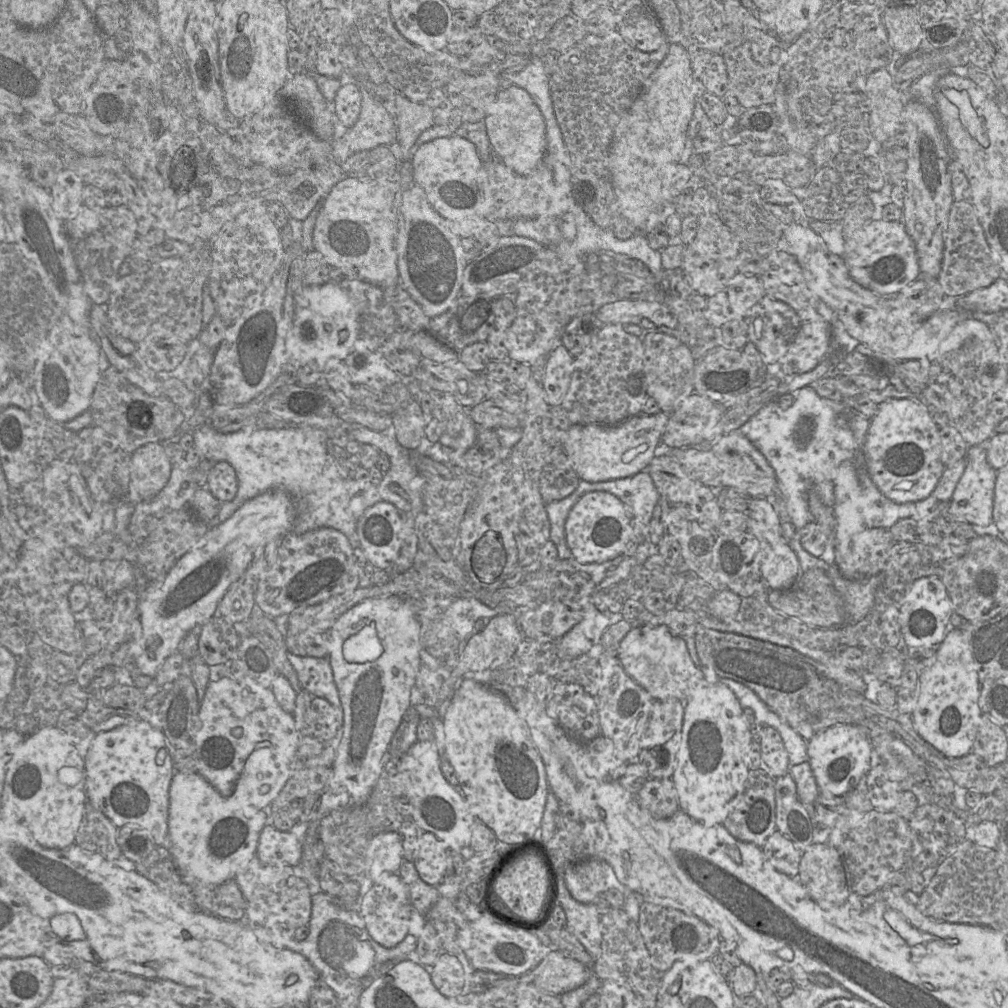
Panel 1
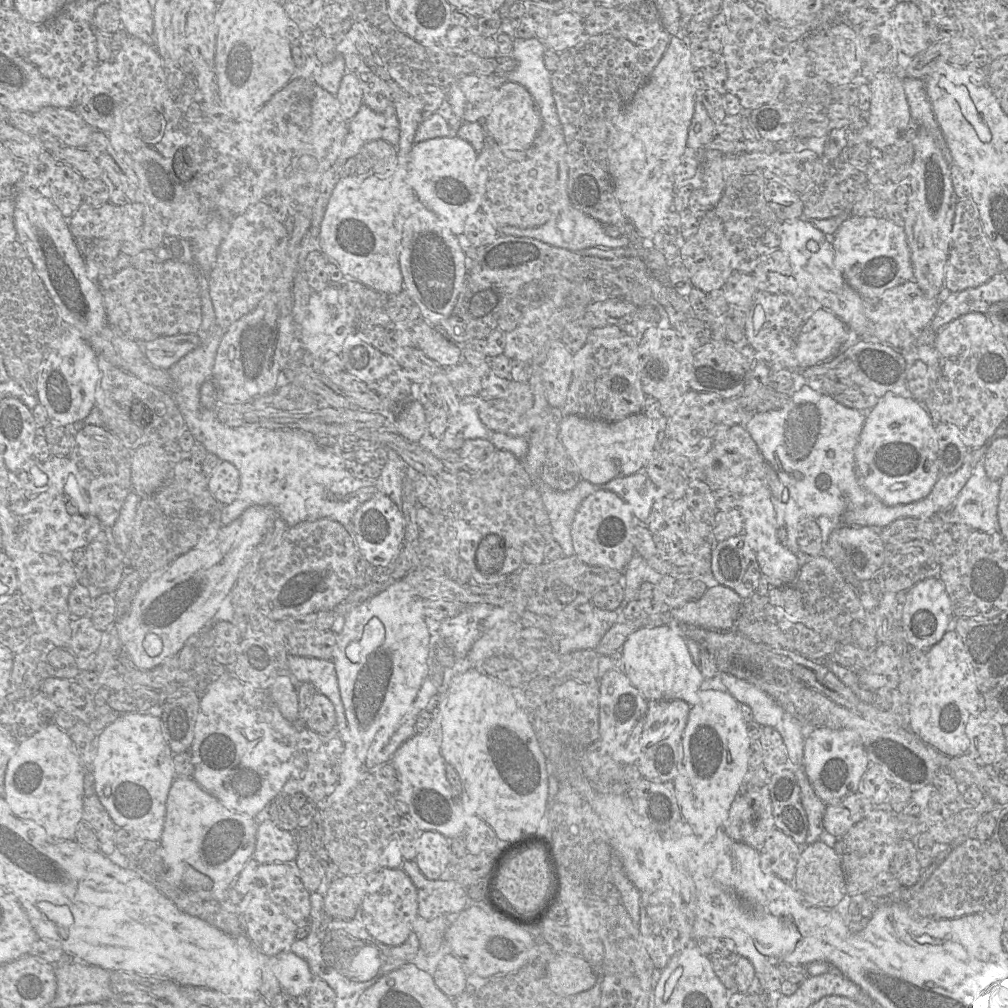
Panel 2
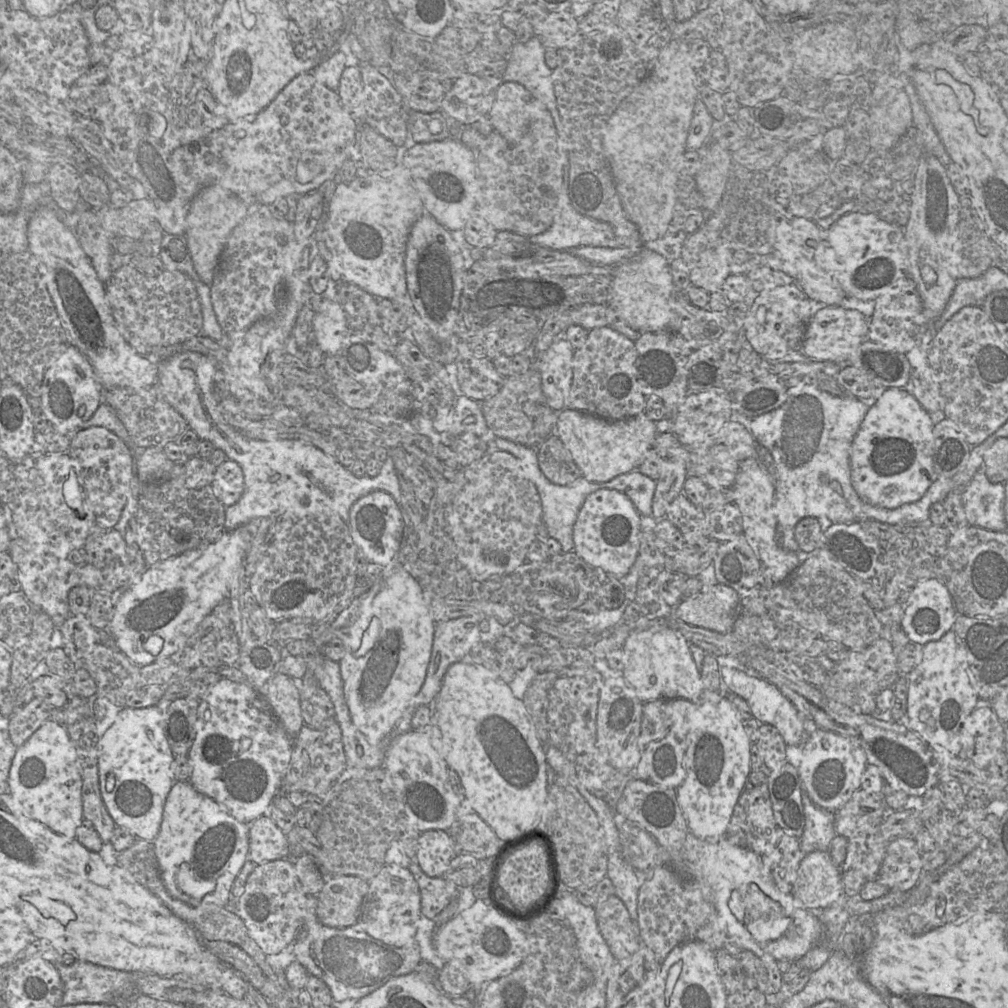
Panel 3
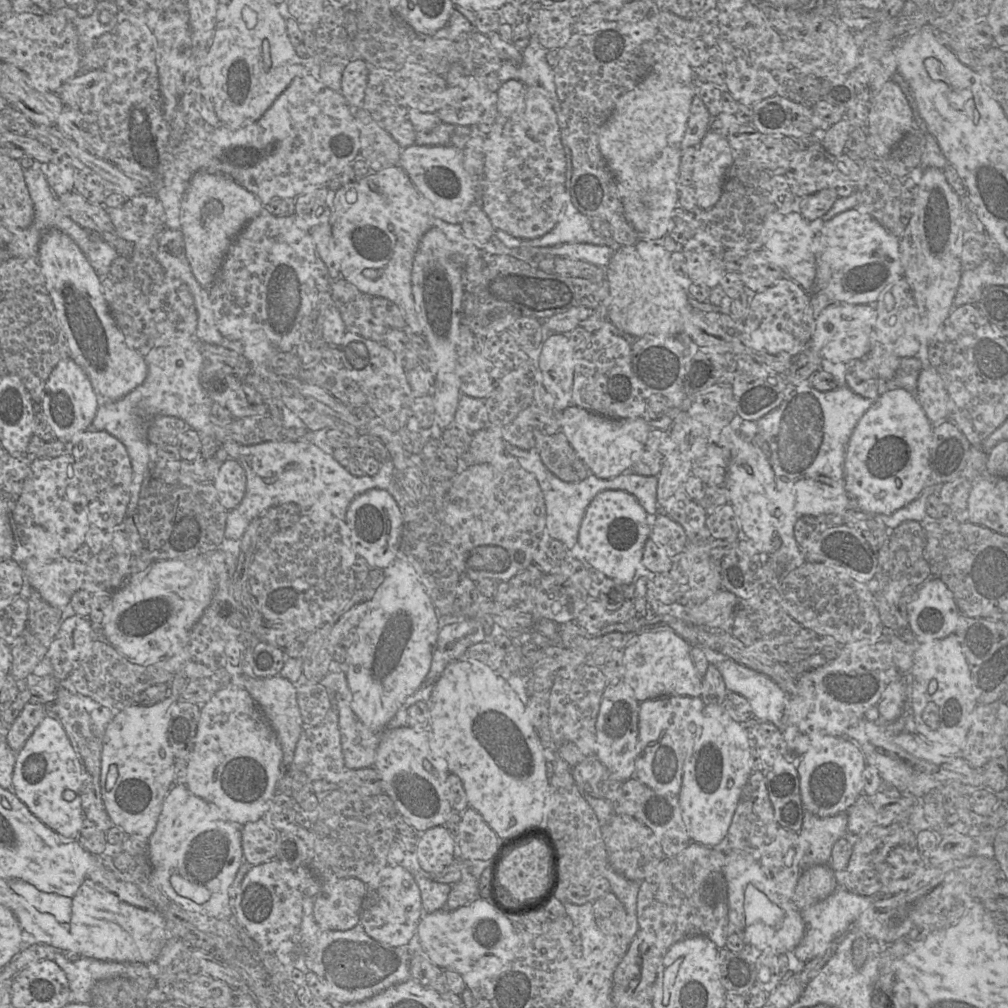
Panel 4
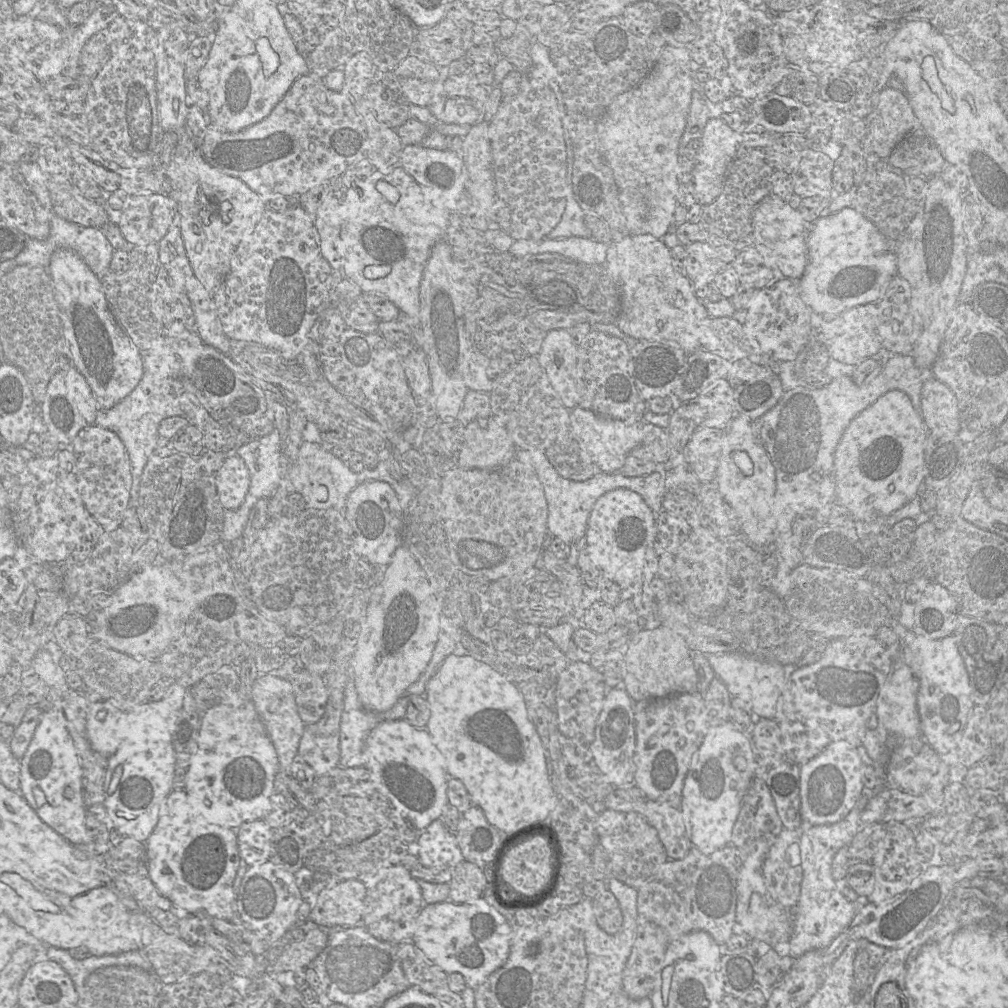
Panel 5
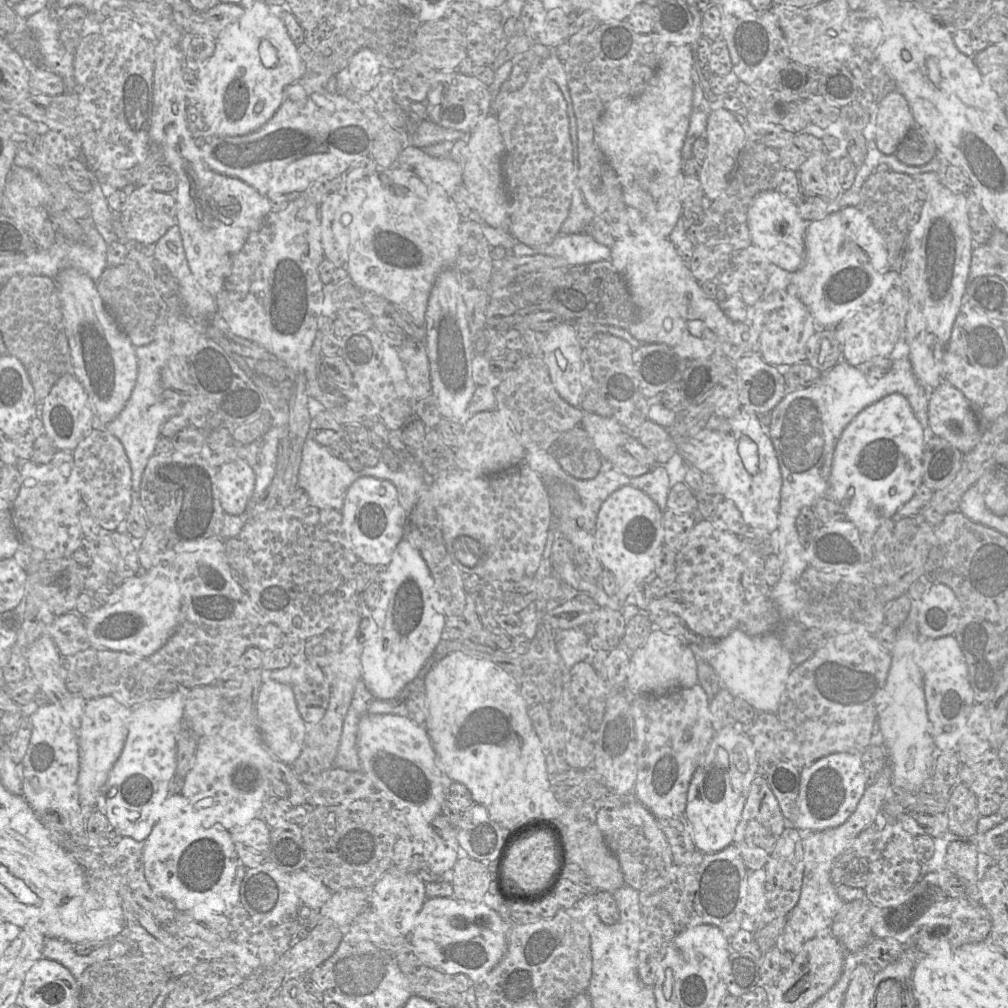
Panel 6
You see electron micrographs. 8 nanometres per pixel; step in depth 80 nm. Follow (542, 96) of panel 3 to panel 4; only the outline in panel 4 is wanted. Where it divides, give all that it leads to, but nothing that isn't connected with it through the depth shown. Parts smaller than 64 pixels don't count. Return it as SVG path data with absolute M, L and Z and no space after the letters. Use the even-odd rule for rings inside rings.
M536 33L532 34L529 44L521 51L522 62L515 64L503 61L497 71L503 83L509 79L517 79L525 86L535 87L552 104L556 114L560 114L560 101L554 81L554 70L547 63L547 49L536 40Z

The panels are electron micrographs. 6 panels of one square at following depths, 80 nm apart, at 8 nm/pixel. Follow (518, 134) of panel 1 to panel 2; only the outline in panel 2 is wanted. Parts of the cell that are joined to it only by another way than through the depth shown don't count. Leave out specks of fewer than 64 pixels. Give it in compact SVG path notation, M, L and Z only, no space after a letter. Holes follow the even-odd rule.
M507 81L495 91L495 101L484 127L488 138L503 151L524 152L533 143L542 126L542 119L534 99L528 90L519 83Z

